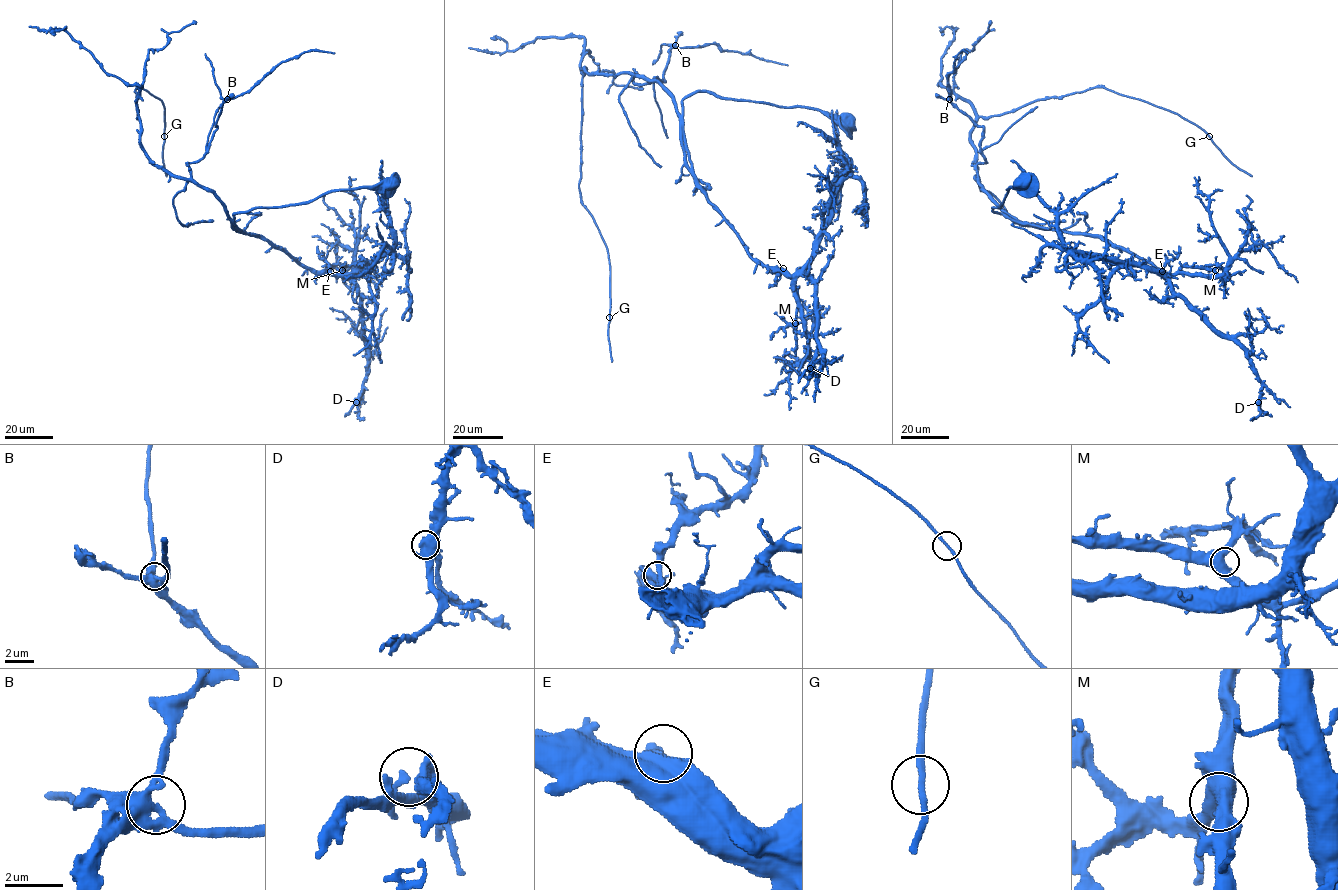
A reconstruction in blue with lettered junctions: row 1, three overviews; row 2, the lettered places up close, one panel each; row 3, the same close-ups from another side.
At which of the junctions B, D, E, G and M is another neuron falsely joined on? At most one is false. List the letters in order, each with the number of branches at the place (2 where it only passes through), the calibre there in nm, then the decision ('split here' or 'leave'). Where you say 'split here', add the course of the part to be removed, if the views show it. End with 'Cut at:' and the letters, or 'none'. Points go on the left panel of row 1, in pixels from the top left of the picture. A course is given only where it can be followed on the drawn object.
B: 3 branches meet; 400 nm thick; leave
D: 2 branches meet; 200 nm thick; leave
E: 2 branches meet; 500 nm thick; leave
G: 2 branches meet; 180 nm thick; leave
M: 3 branches meet; 480 nm thick; leave
Cut at: none

